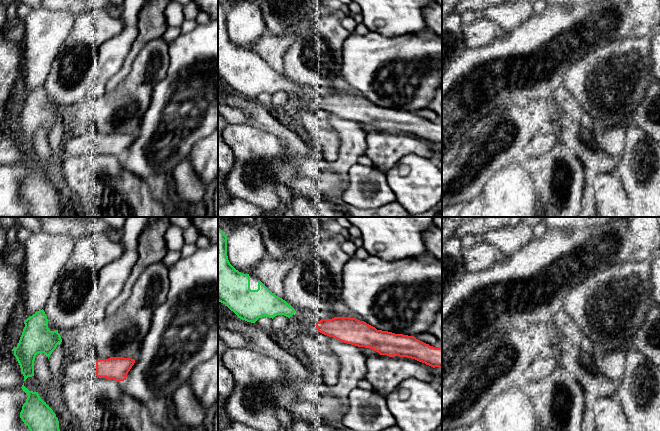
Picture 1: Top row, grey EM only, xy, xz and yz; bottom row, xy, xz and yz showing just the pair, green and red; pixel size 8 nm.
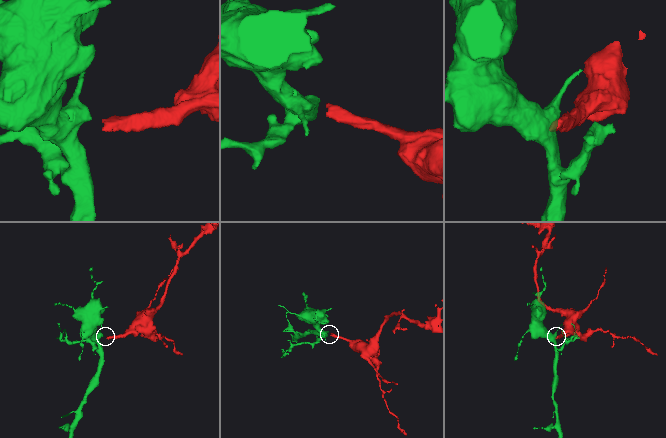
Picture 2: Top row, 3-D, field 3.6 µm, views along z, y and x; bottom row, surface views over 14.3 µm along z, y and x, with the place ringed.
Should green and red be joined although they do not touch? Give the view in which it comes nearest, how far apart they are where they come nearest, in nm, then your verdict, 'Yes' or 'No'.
Closest in xz. Distance 200 nm. No

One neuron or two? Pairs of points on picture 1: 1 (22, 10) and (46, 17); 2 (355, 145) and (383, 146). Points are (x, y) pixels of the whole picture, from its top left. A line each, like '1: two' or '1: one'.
1: two
2: two

